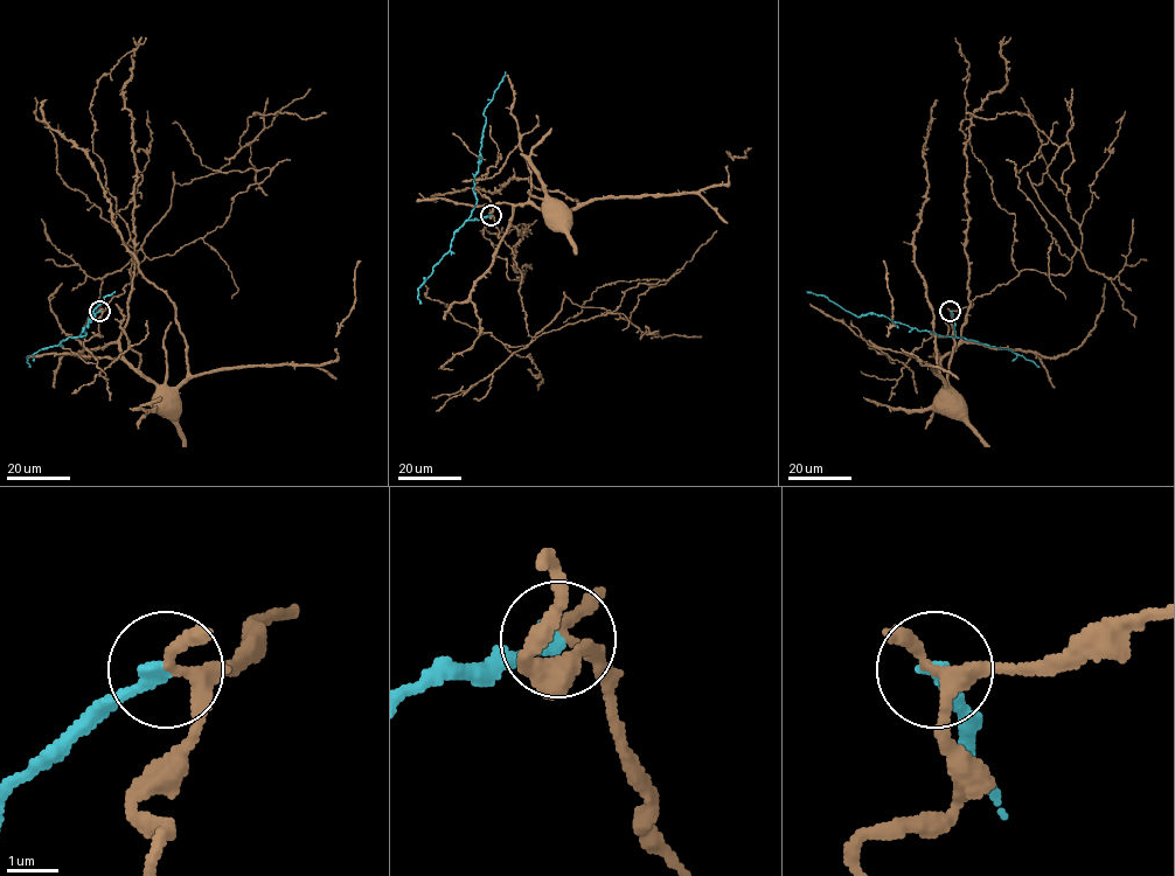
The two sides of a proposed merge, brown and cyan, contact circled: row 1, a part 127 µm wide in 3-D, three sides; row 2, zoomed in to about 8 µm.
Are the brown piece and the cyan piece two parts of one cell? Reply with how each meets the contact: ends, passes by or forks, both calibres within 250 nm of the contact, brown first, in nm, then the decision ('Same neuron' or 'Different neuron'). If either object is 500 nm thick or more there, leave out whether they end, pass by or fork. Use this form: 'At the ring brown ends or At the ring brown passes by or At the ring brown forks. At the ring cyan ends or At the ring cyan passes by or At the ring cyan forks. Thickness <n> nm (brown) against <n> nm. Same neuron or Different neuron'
At the ring brown forks. At the ring cyan ends. Thickness 220 nm (brown) against 320 nm. Different neuron

